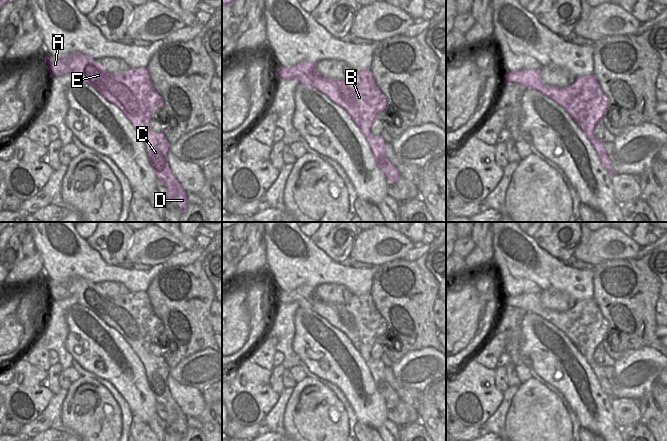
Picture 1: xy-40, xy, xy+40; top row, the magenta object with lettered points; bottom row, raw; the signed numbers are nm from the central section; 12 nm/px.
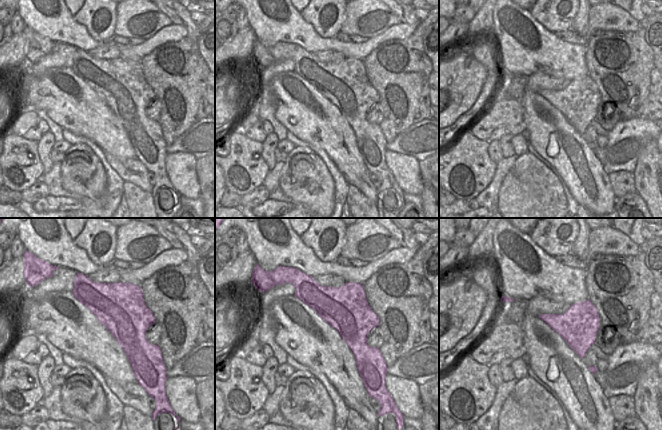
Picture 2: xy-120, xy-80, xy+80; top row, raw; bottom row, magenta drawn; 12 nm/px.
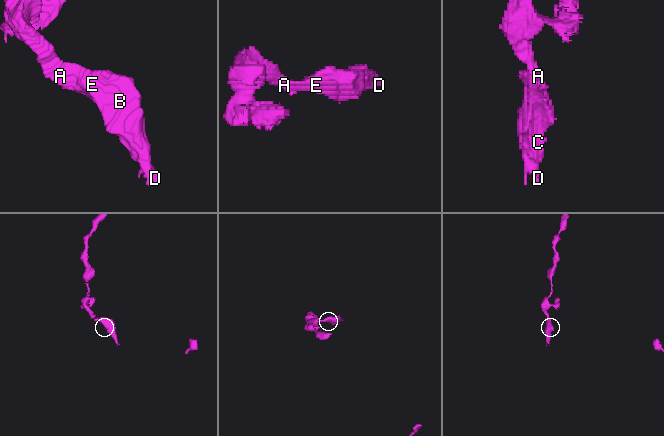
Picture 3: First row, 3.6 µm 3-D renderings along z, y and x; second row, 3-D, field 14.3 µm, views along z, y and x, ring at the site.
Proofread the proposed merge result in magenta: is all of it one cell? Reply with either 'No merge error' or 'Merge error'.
Merge error

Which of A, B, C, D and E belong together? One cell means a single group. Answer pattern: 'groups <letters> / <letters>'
groups A / B C D E

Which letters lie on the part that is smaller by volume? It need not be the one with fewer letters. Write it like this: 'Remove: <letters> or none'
Remove: B, C, D, E

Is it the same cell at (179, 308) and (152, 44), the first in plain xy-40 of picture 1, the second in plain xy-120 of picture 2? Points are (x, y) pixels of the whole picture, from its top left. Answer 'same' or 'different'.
different

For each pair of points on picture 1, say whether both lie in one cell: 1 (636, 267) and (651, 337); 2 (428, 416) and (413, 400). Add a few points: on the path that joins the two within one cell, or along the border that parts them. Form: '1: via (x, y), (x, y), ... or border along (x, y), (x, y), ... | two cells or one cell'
1: via (637, 284), (637, 320) | one cell
2: border along (422, 392), (416, 409) | two cells

